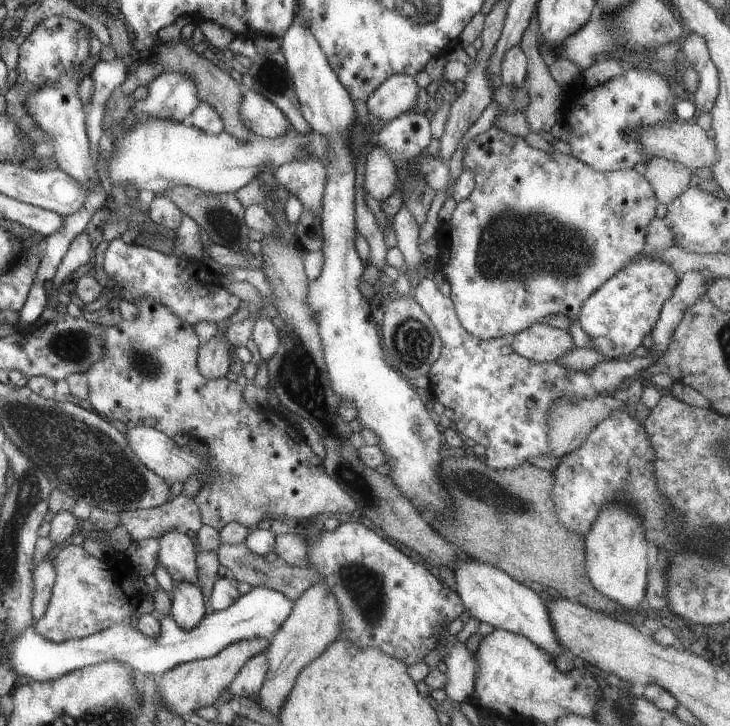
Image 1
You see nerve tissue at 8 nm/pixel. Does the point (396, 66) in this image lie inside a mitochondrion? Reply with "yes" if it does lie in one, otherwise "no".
no

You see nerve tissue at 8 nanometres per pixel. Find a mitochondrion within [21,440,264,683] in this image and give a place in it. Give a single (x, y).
(244, 563)

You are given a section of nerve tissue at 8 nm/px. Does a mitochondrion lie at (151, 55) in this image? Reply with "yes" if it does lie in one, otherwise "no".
no

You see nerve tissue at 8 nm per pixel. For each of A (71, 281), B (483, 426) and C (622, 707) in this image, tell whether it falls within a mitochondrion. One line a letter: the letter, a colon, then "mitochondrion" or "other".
A: other
B: other
C: mitochondrion

